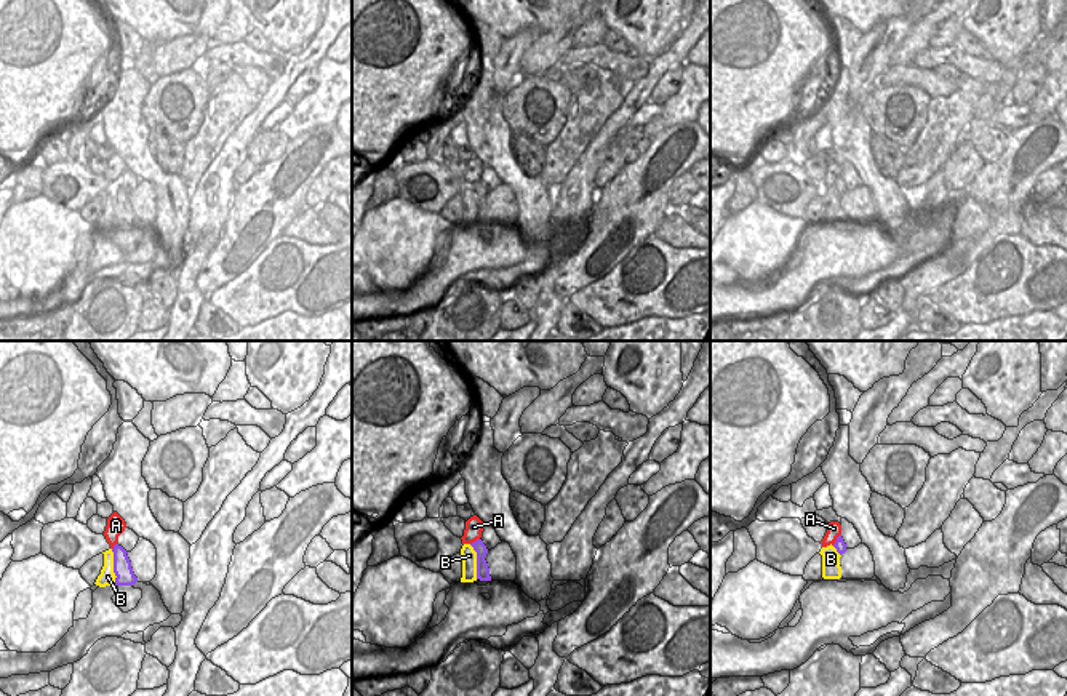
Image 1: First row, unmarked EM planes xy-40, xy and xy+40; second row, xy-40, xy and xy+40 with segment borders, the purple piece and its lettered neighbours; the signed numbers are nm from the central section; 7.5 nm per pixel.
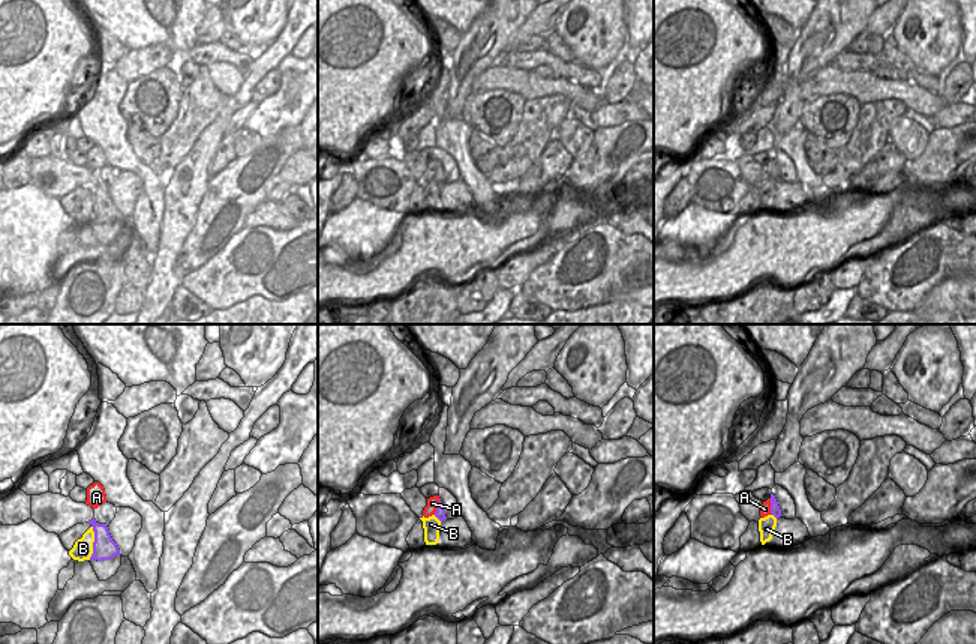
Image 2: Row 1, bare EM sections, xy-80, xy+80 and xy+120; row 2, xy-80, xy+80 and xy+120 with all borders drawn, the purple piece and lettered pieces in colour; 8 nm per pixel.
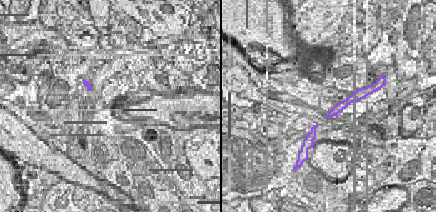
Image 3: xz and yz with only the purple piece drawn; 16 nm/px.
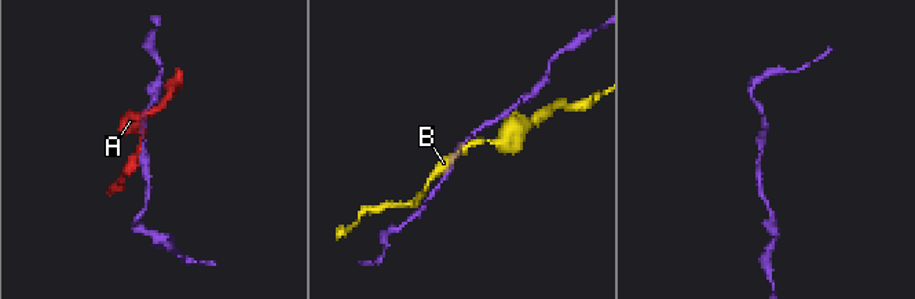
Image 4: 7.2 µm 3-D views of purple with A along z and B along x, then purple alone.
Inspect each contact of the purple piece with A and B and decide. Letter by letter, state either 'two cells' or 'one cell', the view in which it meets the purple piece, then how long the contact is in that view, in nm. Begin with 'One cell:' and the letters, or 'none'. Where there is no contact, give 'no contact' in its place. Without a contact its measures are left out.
One cell: none
A: two cells | xy+40 | 120 nm
B: two cells | xy-40 | 280 nm

